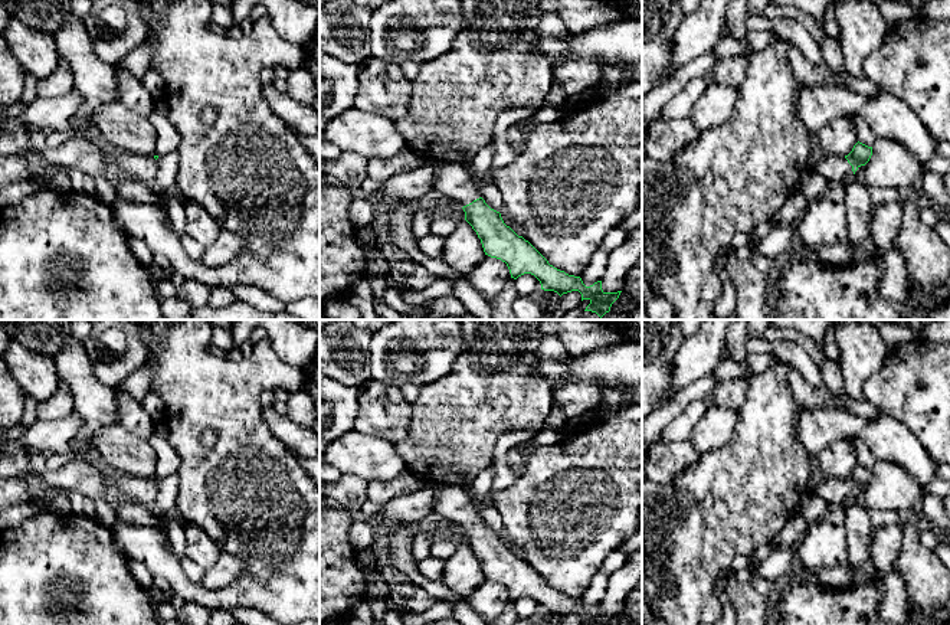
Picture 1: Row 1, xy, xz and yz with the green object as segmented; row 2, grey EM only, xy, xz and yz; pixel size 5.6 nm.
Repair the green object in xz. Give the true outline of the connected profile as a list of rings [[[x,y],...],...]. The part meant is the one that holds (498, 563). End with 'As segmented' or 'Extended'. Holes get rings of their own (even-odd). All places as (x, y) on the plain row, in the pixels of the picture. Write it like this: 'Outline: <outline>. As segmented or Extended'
Outline: [[[432,481],[429,485],[438,497],[435,511],[445,518],[446,524],[463,531],[465,543],[481,562],[485,577],[505,585],[511,601],[531,596],[540,603],[541,612],[554,613],[560,619],[579,613],[582,624],[615,625],[619,621],[622,613],[605,615],[602,603],[586,609],[580,599],[569,598],[550,588],[528,563],[504,546],[499,534],[485,526],[468,488]]]. Extended

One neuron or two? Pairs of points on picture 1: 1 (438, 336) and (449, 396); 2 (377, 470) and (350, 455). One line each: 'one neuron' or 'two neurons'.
1: two neurons
2: one neuron

